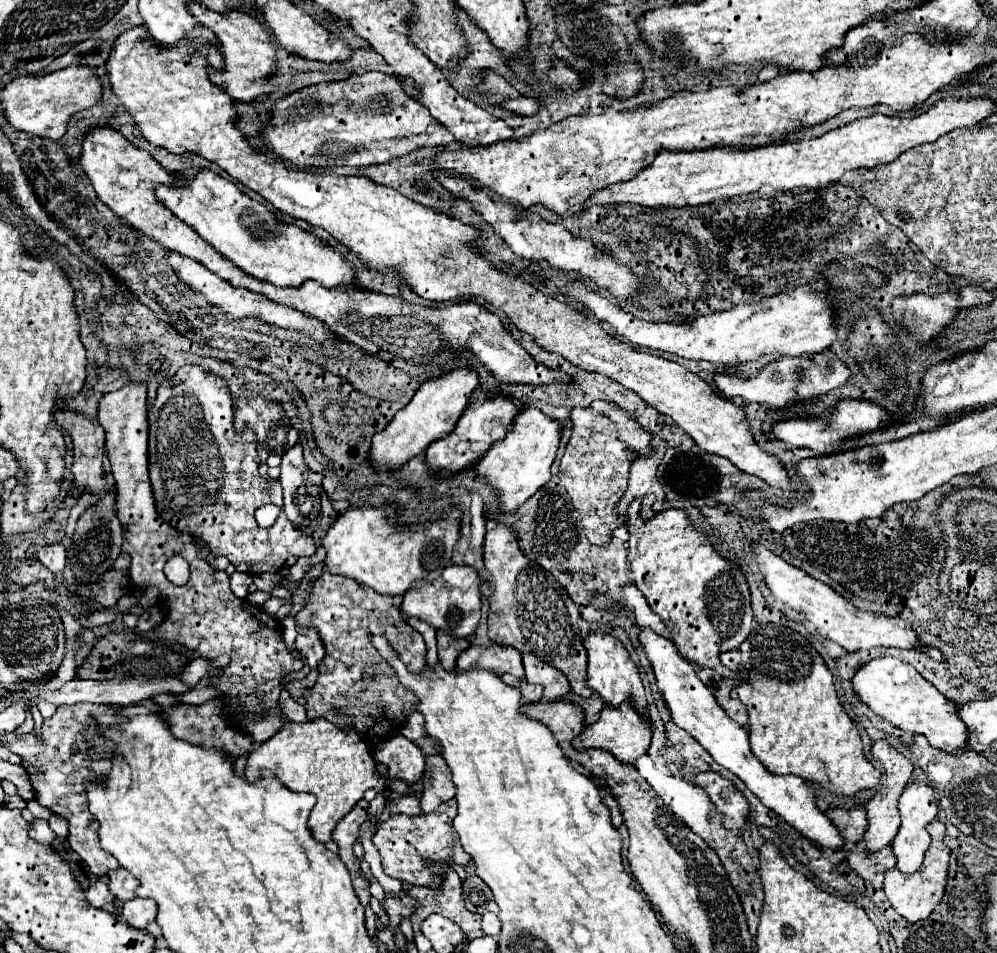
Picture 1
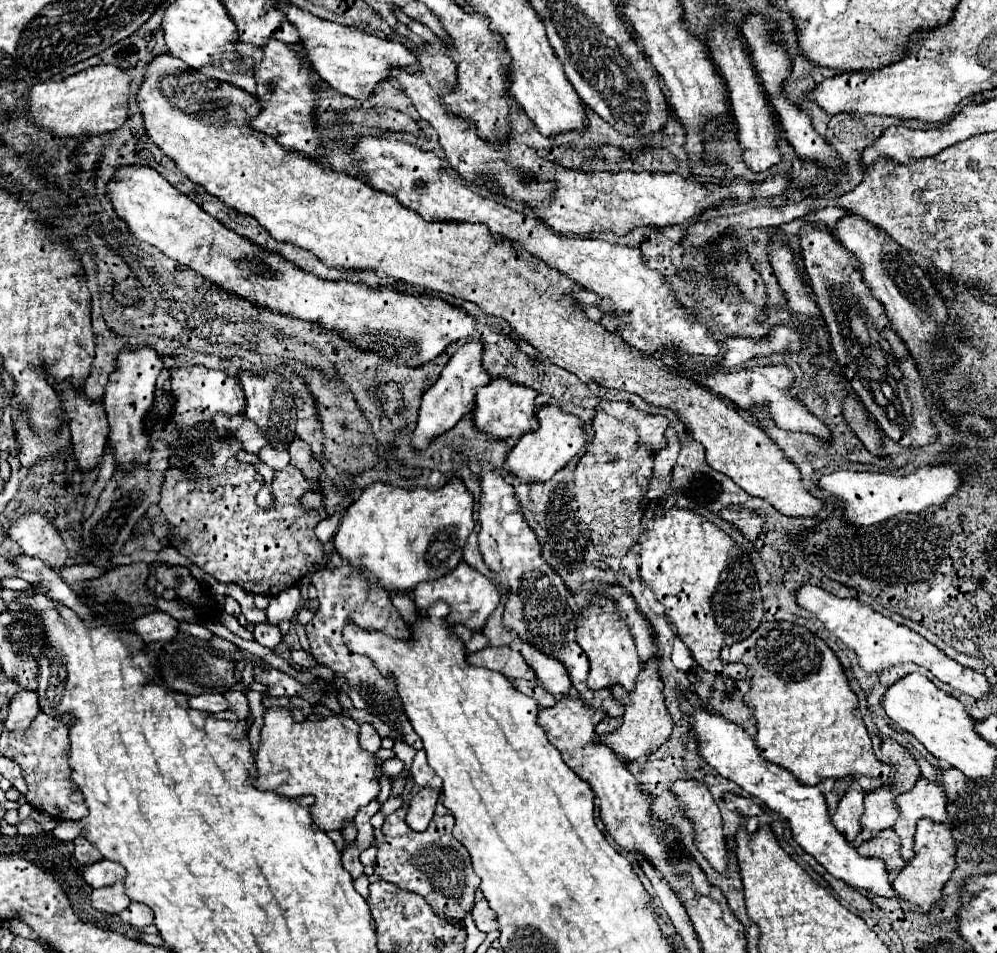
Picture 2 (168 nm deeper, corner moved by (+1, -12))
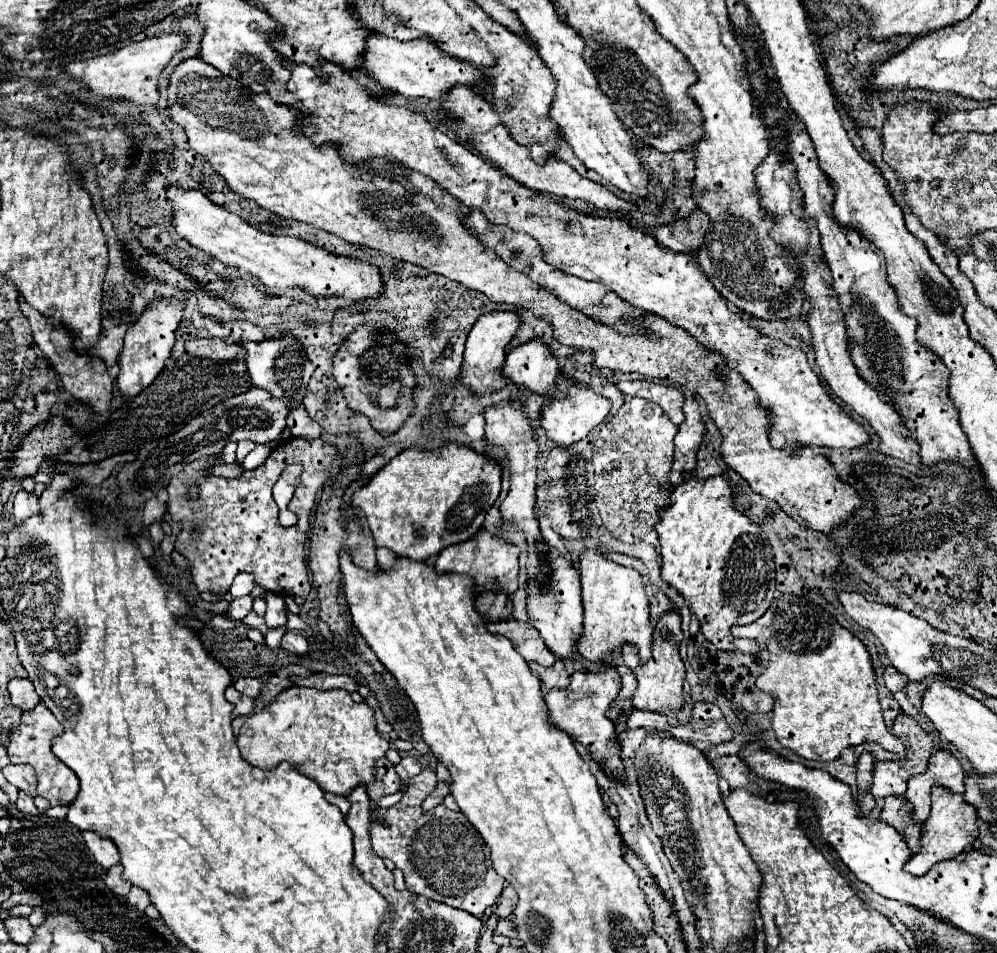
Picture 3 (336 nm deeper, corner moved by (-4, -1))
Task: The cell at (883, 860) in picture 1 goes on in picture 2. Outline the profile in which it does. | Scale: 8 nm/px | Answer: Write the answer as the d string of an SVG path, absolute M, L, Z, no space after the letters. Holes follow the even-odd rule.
M883 829L879 831L875 837L871 837L869 841L863 841L857 851L861 855L869 855L869 857L879 857L887 863L887 873L889 879L893 881L899 871L907 865L899 853L899 835L893 829Z

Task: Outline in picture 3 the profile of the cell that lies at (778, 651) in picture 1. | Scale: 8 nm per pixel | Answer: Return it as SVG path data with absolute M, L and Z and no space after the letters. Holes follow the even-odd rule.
M778 594L776 600L756 622L746 626L732 626L732 636L756 640L760 648L766 648L770 652L768 668L756 680L756 686L762 692L774 696L772 728L778 742L794 754L818 762L832 762L840 758L840 752L844 748L854 748L866 742L876 742L888 752L904 752L902 740L892 736L884 726L876 694L876 680L866 646L846 628L842 628L826 610L806 600L804 596Z

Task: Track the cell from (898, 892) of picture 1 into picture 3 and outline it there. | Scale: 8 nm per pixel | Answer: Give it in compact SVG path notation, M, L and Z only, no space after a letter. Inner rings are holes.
M934 786L930 798L932 798L932 812L930 812L930 816L924 822L924 828L922 828L922 840L920 840L922 842L922 848L904 866L904 870L910 872L910 874L914 874L914 876L924 876L936 862L956 858L978 836L976 810L972 810L972 806L968 806L964 802L962 794L948 794L944 788Z

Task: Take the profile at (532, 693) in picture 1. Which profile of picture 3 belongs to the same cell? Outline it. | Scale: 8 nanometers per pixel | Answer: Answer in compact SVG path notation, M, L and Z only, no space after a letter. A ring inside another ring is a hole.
M556 660L556 662L554 662L552 666L548 666L548 668L544 668L544 666L540 666L540 664L528 664L528 666L530 666L530 670L540 678L544 692L548 692L548 690L552 690L552 688L564 690L564 688L568 686L568 682L570 682L570 674L568 674L568 670L566 670L566 664L560 662L560 660Z

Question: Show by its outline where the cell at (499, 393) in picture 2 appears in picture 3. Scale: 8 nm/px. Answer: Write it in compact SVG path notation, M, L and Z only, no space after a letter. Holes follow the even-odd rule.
M532 340L506 356L502 376L522 390L552 398L556 396L558 362L540 340Z

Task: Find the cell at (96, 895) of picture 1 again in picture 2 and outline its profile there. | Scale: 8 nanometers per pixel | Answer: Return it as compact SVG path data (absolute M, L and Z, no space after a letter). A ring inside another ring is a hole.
M115 883L115 885L103 887L103 889L95 889L91 895L91 901L93 901L95 909L105 911L105 913L121 913L131 903L131 899L123 891L123 883Z

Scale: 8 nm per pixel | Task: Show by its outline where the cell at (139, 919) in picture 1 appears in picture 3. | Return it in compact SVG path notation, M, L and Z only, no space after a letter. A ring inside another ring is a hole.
M132 886L130 894L128 894L128 904L130 904L130 906L134 906L136 910L144 912L144 908L150 904L150 898L148 898L148 894L146 894L142 888Z

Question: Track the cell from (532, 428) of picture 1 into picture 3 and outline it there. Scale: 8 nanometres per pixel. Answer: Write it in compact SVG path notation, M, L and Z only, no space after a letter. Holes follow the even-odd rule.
M566 378L558 380L558 392L562 392L566 396L564 398L548 398L544 402L542 416L540 416L540 426L544 428L548 440L552 440L554 444L558 444L562 448L568 448L574 442L586 438L588 432L592 428L596 428L608 416L610 402L606 398L598 396L596 392L588 390L588 388L576 386L572 380L566 380Z

